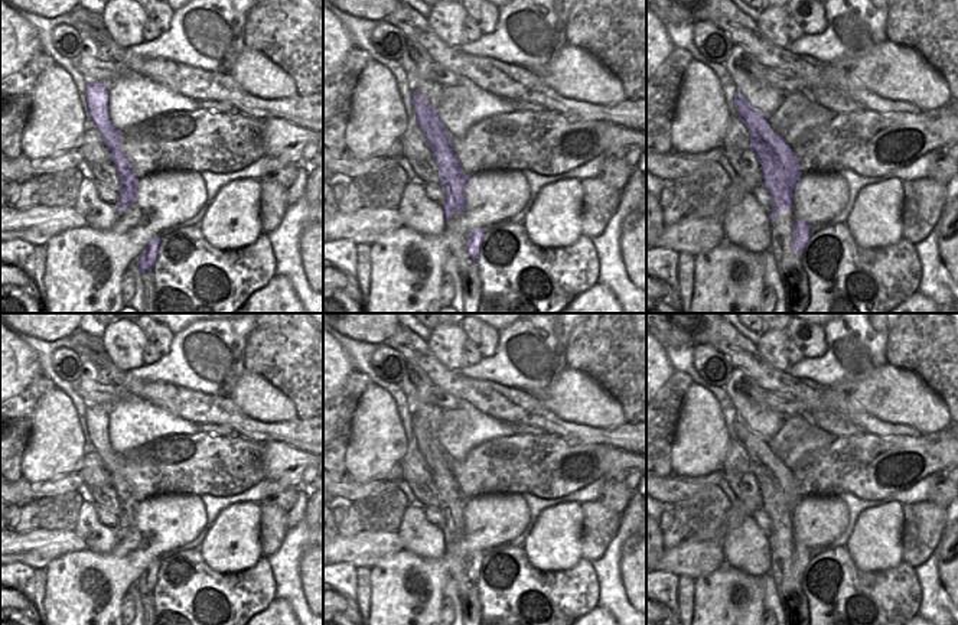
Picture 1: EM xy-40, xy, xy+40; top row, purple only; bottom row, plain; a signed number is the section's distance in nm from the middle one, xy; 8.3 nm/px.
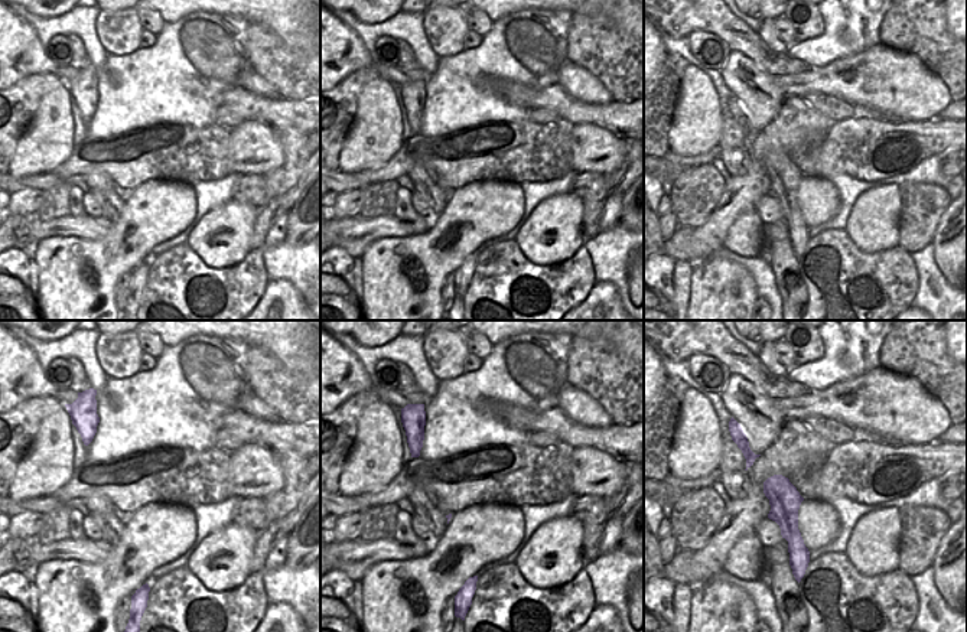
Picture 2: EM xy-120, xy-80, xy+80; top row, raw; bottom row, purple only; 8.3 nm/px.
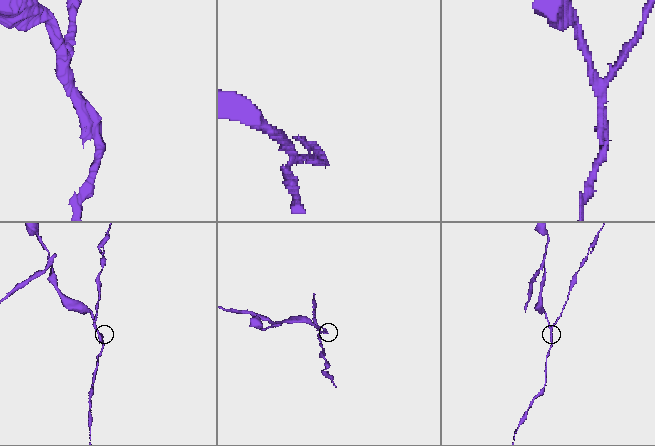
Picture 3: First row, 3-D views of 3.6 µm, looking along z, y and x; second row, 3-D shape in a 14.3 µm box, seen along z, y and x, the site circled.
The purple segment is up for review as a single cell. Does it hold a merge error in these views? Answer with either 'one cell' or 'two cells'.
two cells

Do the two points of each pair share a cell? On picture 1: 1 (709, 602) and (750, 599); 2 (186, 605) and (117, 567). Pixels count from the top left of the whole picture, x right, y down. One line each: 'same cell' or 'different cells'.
1: same cell
2: different cells

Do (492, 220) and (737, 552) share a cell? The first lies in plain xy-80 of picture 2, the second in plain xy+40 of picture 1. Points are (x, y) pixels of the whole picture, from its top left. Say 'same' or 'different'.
different

